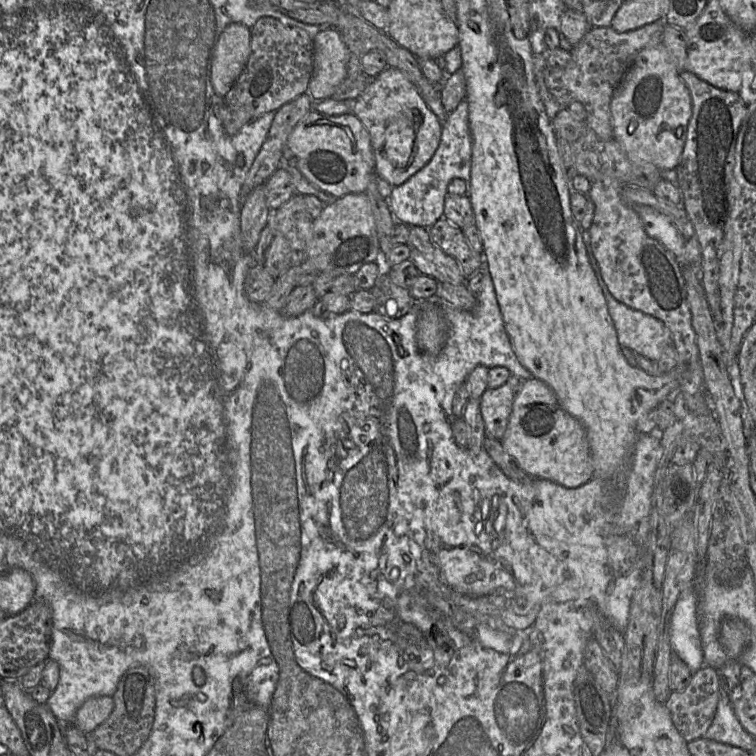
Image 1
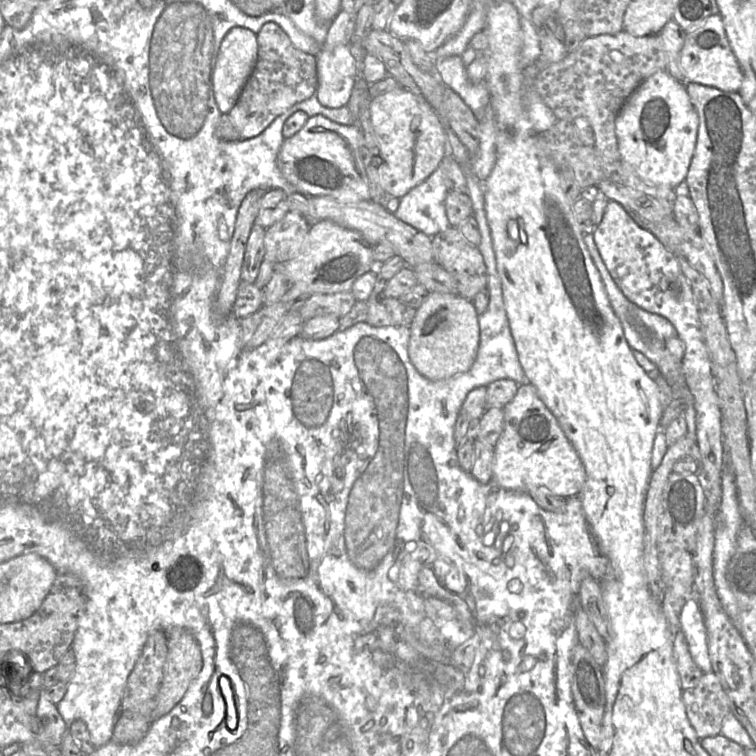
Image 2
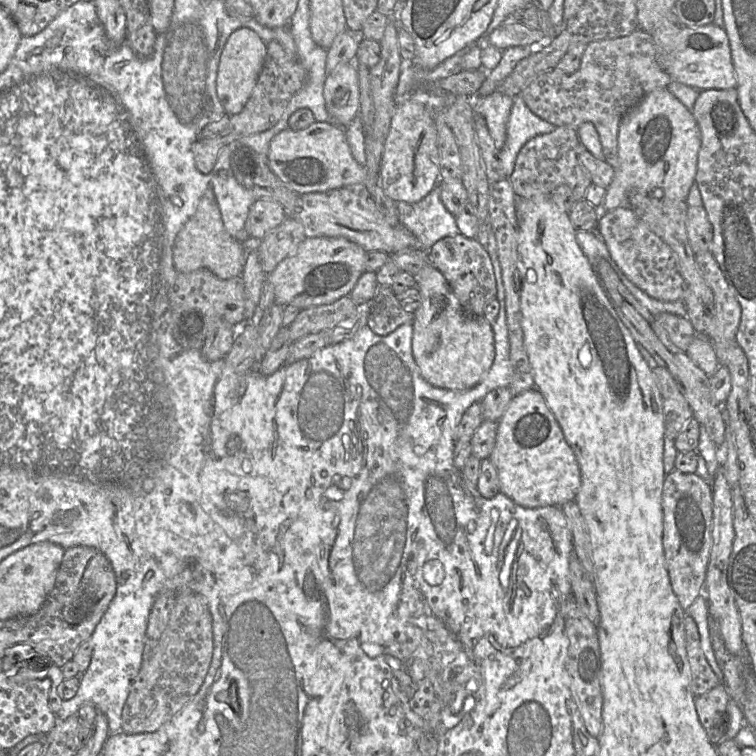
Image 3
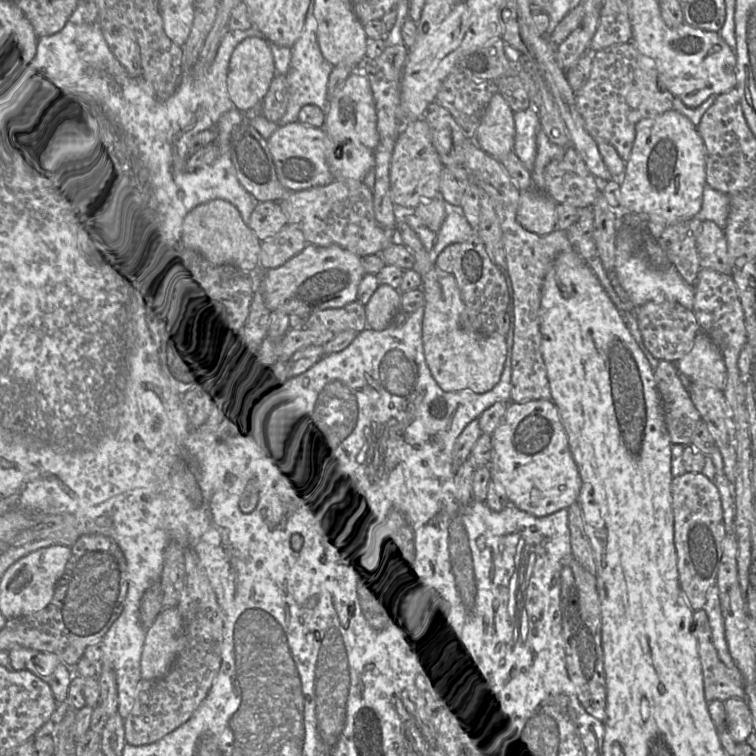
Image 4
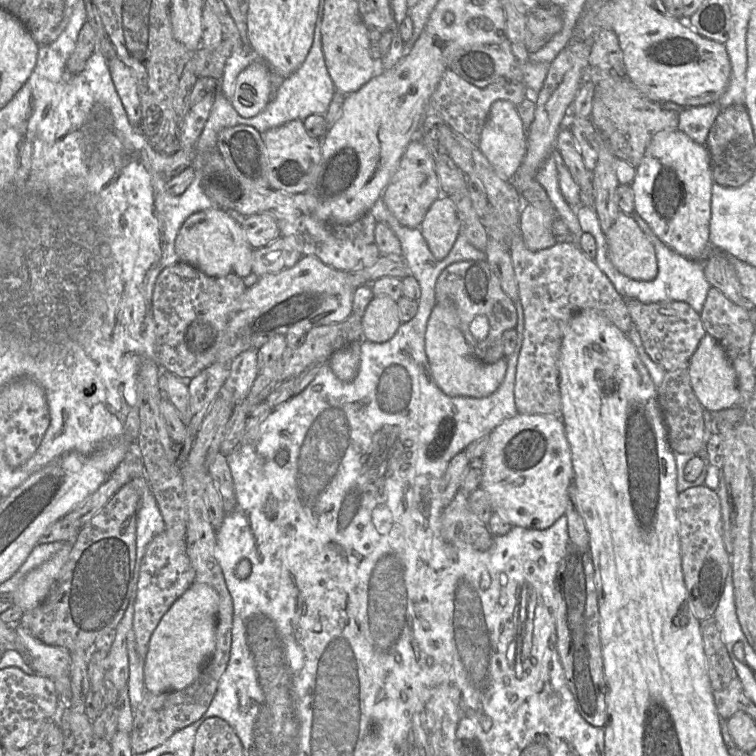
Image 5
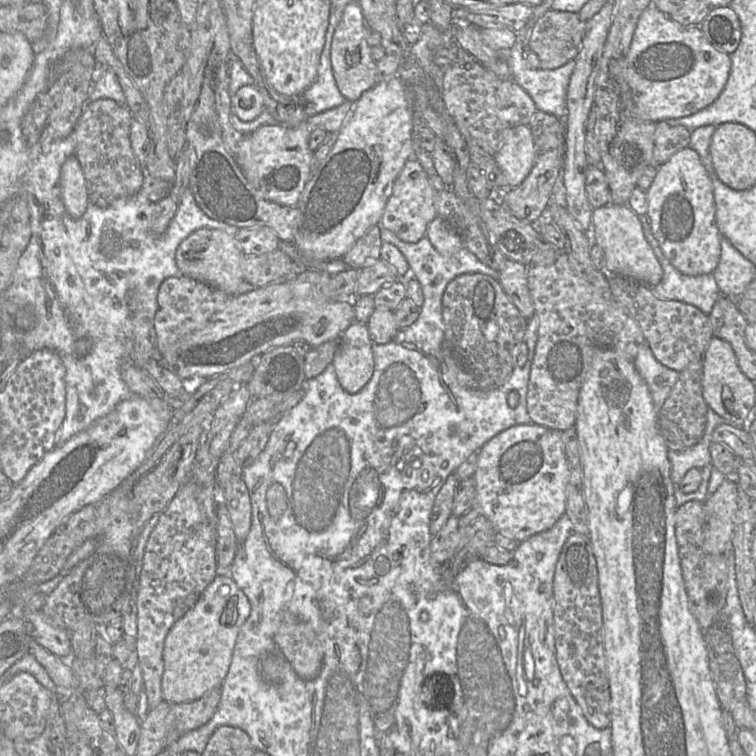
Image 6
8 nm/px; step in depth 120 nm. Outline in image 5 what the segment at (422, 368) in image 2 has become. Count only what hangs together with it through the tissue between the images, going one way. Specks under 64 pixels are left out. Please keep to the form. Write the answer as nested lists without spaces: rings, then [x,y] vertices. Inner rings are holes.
[[[435,304],[427,322],[425,352],[436,384],[449,396],[487,397],[501,385],[507,369],[506,357],[488,364],[480,361],[473,354],[470,345],[459,329],[454,306]]]

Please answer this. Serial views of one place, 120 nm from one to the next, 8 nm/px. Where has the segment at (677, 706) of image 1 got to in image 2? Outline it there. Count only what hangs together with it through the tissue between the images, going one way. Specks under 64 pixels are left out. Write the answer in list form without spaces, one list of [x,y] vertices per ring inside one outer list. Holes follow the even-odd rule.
[[[704,673],[696,687],[682,692],[687,717],[700,740],[719,735],[724,717],[730,712],[729,701],[718,677]]]

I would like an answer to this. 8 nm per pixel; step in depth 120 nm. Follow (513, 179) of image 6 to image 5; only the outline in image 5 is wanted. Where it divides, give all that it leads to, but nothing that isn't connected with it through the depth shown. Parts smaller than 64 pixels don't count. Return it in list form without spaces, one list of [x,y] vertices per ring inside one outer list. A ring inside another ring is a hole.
[[[498,100],[492,104],[478,148],[501,178],[508,181],[513,179],[527,151],[527,132],[516,107],[512,103]]]

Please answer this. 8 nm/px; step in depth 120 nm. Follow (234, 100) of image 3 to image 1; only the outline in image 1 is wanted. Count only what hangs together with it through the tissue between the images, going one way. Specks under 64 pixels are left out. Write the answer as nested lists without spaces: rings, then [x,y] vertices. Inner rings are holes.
[[[230,24],[220,34],[210,65],[214,92],[224,98],[242,73],[251,51],[251,28]]]

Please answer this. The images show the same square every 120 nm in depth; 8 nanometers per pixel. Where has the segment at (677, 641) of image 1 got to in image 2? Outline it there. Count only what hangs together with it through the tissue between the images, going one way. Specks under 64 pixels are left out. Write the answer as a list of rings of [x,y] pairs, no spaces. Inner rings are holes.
[[[696,597],[688,598],[680,614],[680,630],[683,632],[689,652],[696,665],[704,672],[712,672],[707,644],[707,632],[700,603]]]

